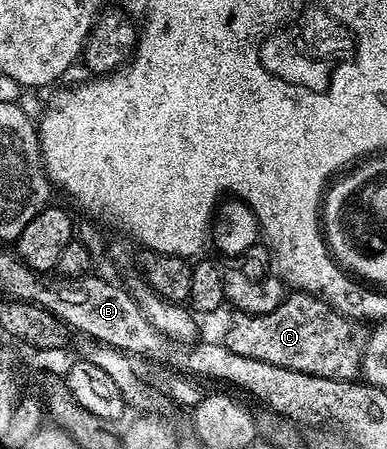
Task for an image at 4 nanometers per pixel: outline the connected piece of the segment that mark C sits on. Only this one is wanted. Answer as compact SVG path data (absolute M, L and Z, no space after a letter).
M293 292L275 312L238 313L235 318L223 335L223 341L231 352L239 352L239 356L251 356L267 364L279 364L279 368L327 376L331 380L353 380L362 373L361 361L370 331L316 294Z

